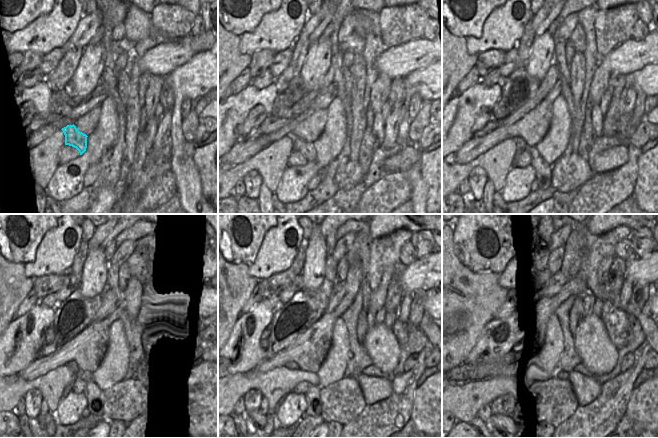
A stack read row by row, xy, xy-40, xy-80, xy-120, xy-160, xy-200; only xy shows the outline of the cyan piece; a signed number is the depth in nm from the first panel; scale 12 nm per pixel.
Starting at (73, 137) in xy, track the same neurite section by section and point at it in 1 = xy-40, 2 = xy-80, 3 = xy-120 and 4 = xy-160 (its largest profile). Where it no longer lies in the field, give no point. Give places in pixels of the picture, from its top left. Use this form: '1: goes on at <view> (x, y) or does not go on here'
1: goes on at xy-40 (307, 149)
2: goes on at xy-80 (540, 166)
3: goes on at xy-120 (92, 390)
4: goes on at xy-160 (314, 392)

